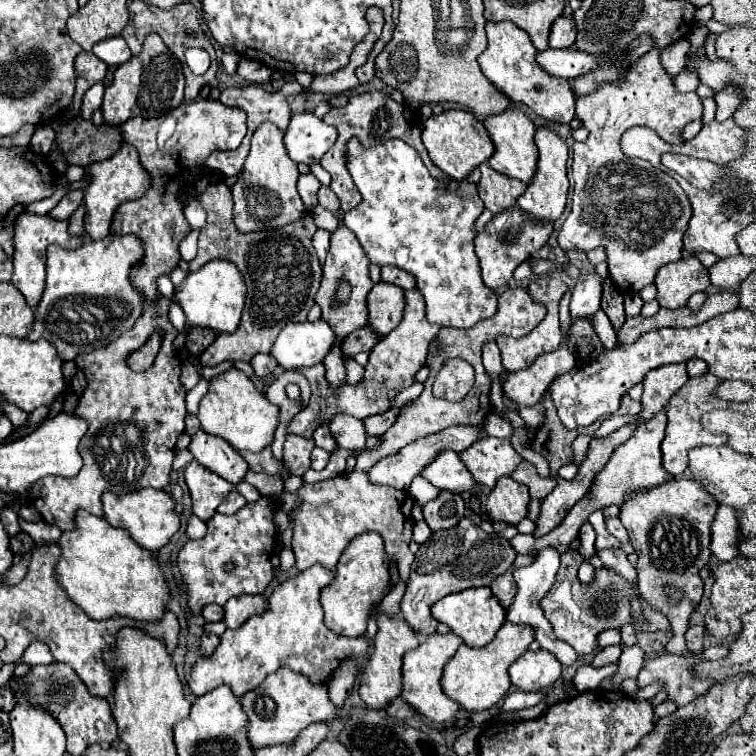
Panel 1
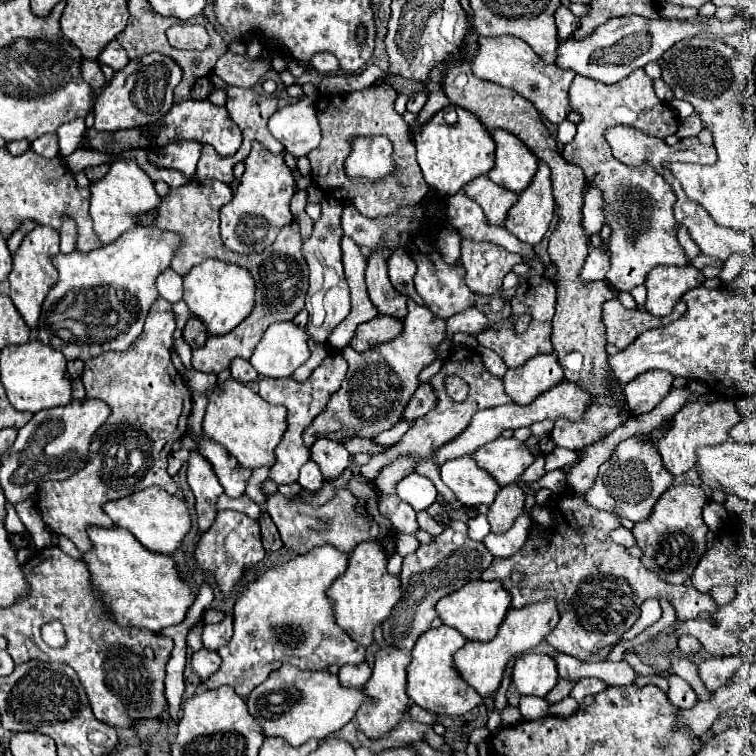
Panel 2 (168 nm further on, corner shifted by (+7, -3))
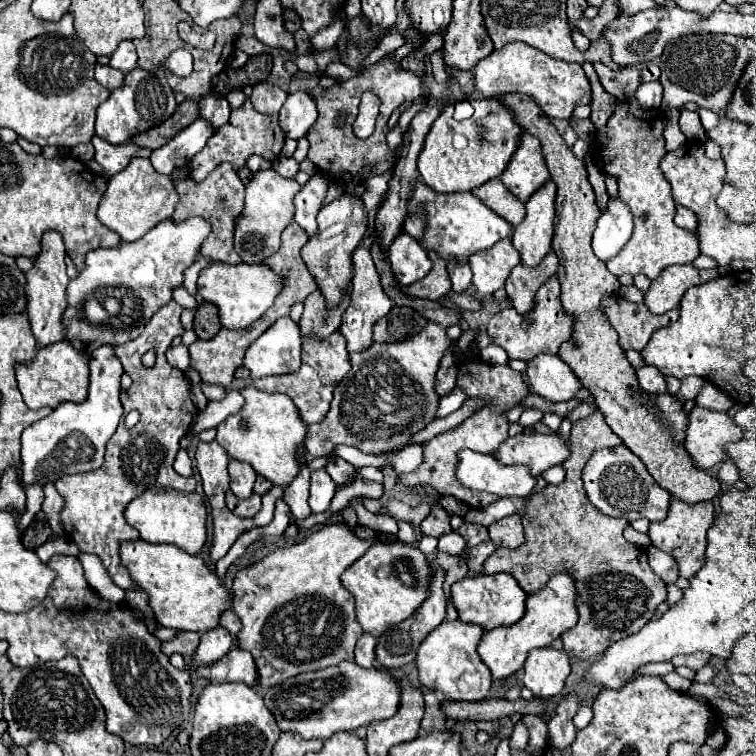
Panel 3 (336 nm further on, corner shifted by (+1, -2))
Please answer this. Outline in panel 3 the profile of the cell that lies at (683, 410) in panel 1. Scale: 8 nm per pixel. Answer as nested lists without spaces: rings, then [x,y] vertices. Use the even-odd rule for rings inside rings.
[[[696,405],[688,413],[688,429],[684,449],[690,455],[694,467],[710,469],[724,461],[722,447],[732,441],[740,441],[744,431],[724,411],[712,411]]]

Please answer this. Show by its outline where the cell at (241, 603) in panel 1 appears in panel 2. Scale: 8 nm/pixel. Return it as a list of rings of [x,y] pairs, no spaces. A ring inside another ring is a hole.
[[[228,614],[222,622],[218,624],[204,624],[202,628],[202,644],[208,650],[218,650],[222,648],[232,636],[232,616]]]

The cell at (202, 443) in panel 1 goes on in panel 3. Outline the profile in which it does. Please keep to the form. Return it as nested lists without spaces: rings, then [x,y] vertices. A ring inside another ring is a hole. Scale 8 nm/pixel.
[[[230,459],[228,471],[230,471],[230,491],[240,499],[246,499],[248,495],[252,495],[252,487],[256,481],[256,471],[252,469],[252,465]]]

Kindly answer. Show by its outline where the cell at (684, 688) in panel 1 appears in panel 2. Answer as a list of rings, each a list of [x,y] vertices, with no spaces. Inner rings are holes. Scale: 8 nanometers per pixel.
[[[742,654],[724,656],[724,658],[708,658],[700,664],[698,674],[702,682],[706,684],[706,688],[714,692],[720,686],[724,686],[734,676],[734,672],[742,668],[744,664],[748,664],[748,656],[742,656]]]

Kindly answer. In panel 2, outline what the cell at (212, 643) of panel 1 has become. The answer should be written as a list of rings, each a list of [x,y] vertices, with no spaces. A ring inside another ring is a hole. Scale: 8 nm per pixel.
[[[202,648],[202,650],[194,652],[190,664],[192,664],[194,672],[200,676],[200,680],[208,680],[208,678],[210,678],[210,676],[220,668],[222,658],[218,656],[218,652]]]

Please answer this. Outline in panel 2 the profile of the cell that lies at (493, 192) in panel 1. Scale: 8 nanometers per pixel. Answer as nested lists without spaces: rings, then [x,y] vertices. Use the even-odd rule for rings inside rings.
[[[478,176],[464,186],[466,196],[470,196],[478,206],[484,208],[484,214],[490,224],[502,224],[508,216],[508,210],[516,204],[516,194],[494,184],[488,176]]]

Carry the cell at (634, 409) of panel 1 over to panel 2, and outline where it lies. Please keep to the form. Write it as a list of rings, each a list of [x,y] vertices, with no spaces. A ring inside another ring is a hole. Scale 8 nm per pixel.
[[[590,404],[590,408],[582,414],[582,420],[566,420],[558,418],[552,430],[552,438],[556,446],[564,446],[570,450],[586,448],[598,440],[598,436],[612,432],[620,424],[626,422],[626,416],[616,406],[598,406]]]

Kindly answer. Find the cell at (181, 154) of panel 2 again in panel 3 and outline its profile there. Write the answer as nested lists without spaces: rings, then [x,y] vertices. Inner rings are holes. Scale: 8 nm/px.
[[[196,119],[194,123],[184,127],[168,145],[152,151],[152,167],[162,175],[172,175],[174,169],[186,167],[194,159],[194,155],[198,155],[206,147],[206,141],[212,133],[214,129],[208,123]]]

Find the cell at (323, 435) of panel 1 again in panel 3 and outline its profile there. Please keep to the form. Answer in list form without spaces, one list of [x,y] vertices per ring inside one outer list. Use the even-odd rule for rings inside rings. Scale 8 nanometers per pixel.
[[[330,455],[330,457],[328,457],[326,471],[328,471],[328,475],[332,477],[332,481],[334,481],[336,485],[346,483],[346,481],[356,473],[356,469],[354,469],[348,461],[344,461],[342,457],[336,457],[336,455]]]

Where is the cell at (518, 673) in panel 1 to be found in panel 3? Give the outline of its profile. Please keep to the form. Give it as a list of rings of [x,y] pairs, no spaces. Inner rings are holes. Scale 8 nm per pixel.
[[[546,647],[532,649],[522,671],[522,683],[536,697],[554,697],[564,689],[564,681],[570,673],[566,651]]]

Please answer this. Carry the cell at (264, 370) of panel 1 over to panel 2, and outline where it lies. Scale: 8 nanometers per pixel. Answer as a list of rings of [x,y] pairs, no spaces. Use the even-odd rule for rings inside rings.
[[[236,358],[230,364],[230,372],[232,372],[232,378],[236,378],[240,382],[254,382],[254,380],[258,380],[256,370],[250,366],[248,360],[242,360],[242,358]]]

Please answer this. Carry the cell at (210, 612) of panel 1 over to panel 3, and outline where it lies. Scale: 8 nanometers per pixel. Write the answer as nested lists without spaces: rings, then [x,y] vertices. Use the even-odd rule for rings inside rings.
[[[226,609],[226,611],[220,615],[220,625],[226,627],[232,637],[240,631],[240,619],[238,619],[238,615],[236,615],[232,609]]]

